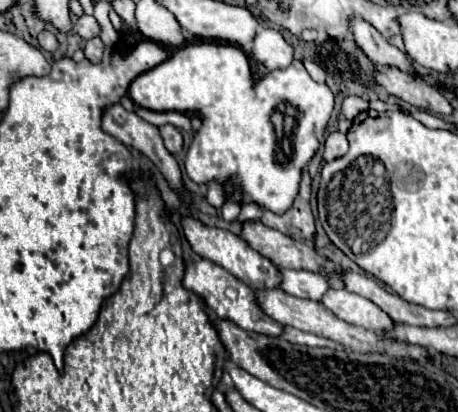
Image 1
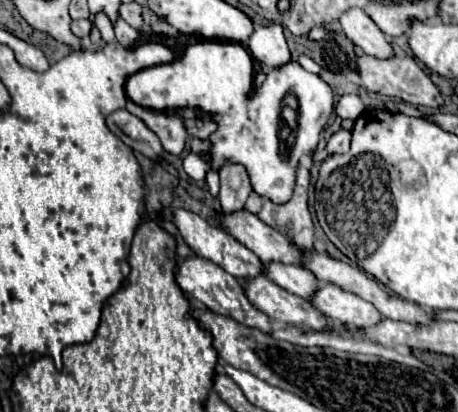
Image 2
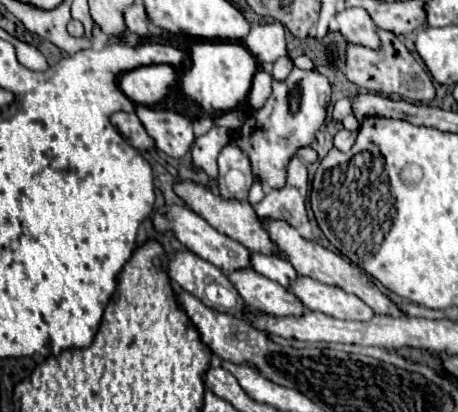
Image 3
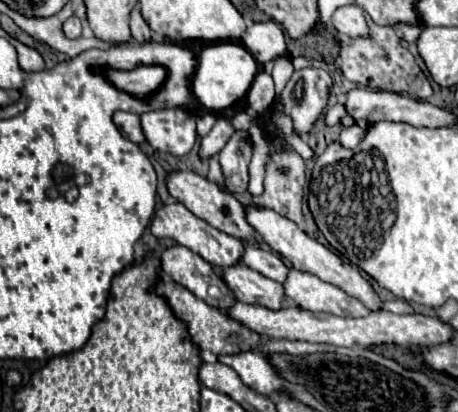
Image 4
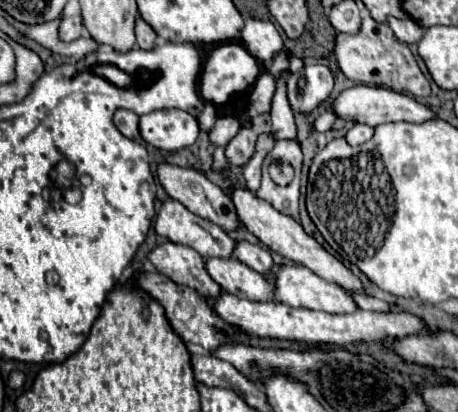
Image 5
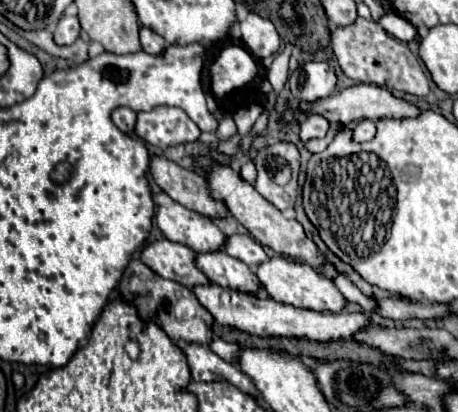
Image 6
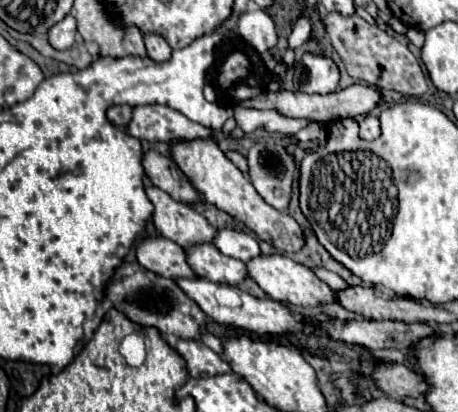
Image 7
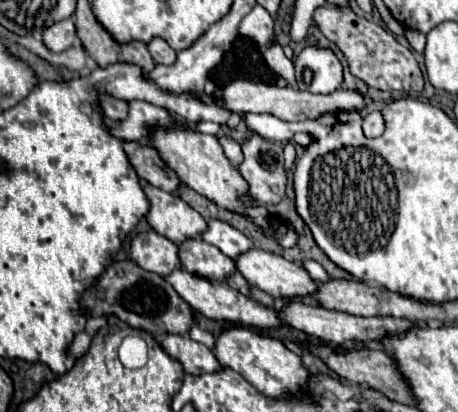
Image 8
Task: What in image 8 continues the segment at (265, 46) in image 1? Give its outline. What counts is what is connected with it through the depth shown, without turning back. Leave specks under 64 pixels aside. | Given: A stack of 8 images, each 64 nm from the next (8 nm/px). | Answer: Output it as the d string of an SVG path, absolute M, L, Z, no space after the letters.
M254 6L250 14L246 14L238 26L238 32L250 40L254 40L262 50L274 38L274 18L262 6Z

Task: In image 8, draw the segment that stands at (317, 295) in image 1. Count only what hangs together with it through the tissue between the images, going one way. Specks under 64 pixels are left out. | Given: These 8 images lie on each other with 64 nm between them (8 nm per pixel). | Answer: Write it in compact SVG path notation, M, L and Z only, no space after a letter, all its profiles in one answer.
M208 220L208 230L202 234L202 240L216 246L222 254L230 258L238 258L240 254L254 248L250 238L246 238L240 230L228 226L222 220Z

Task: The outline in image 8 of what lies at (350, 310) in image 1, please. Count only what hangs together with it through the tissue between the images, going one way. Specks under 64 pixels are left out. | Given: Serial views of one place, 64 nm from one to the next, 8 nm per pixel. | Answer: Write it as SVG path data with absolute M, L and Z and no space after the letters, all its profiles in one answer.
M254 248L252 252L246 252L244 256L238 256L236 258L236 264L238 264L238 270L240 274L256 288L264 290L266 294L270 294L272 298L284 298L284 300L294 300L294 298L308 298L312 296L316 290L318 290L318 282L314 282L310 278L310 274L300 266L300 264L294 264L278 254L272 254L272 252L266 252L266 250L258 250Z

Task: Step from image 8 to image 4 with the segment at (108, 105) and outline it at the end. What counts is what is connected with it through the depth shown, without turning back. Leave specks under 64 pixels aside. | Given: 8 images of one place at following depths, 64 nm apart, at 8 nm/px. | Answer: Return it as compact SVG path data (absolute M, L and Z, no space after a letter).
M116 112L116 114L114 114L114 124L116 124L118 130L120 130L128 140L132 140L134 144L146 142L144 132L142 132L142 126L140 126L140 118L138 118L136 114Z

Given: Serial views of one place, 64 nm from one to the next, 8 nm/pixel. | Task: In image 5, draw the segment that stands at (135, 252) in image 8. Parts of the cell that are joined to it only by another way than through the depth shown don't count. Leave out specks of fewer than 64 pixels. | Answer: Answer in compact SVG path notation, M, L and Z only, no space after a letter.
M166 242L152 250L148 254L148 260L156 266L160 274L168 276L176 284L196 290L202 298L210 302L214 302L222 292L220 284L210 278L204 266L204 258L190 246Z

